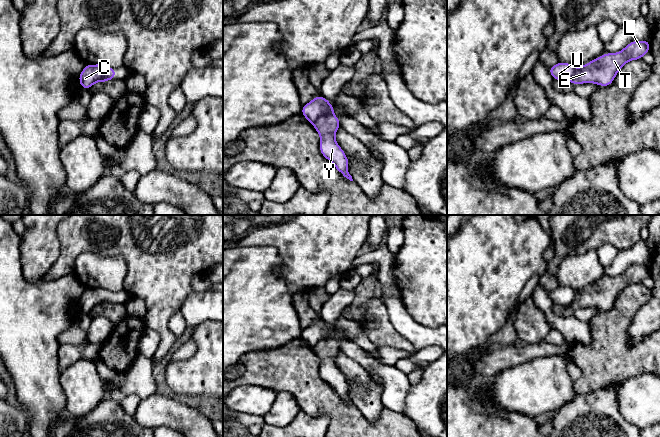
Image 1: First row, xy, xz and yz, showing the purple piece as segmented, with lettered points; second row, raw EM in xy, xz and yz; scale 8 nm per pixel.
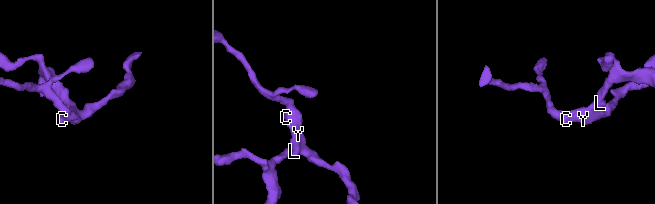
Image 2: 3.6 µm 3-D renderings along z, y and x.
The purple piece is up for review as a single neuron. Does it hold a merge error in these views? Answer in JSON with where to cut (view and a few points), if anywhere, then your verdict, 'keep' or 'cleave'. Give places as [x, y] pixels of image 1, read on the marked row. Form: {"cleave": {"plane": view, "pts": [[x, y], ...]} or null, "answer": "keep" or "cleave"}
{"cleave": {"plane": "xz", "pts": [[332, 113], [321, 115], [312, 123]]}, "answer": "cleave"}

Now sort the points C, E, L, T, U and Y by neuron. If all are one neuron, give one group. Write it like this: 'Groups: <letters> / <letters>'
Groups: C U / E L T Y

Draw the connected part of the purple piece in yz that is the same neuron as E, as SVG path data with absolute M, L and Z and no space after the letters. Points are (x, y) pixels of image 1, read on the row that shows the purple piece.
M635 40L617 53L604 53L596 59L575 68L571 82L577 86L594 83L607 87L611 85L619 70L631 60L640 60L650 52L650 40Z

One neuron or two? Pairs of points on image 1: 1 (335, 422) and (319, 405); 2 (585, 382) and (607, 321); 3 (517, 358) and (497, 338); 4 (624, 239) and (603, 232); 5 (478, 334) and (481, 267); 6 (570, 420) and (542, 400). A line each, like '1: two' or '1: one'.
1: one
2: one
3: two
4: one
5: one
6: two

